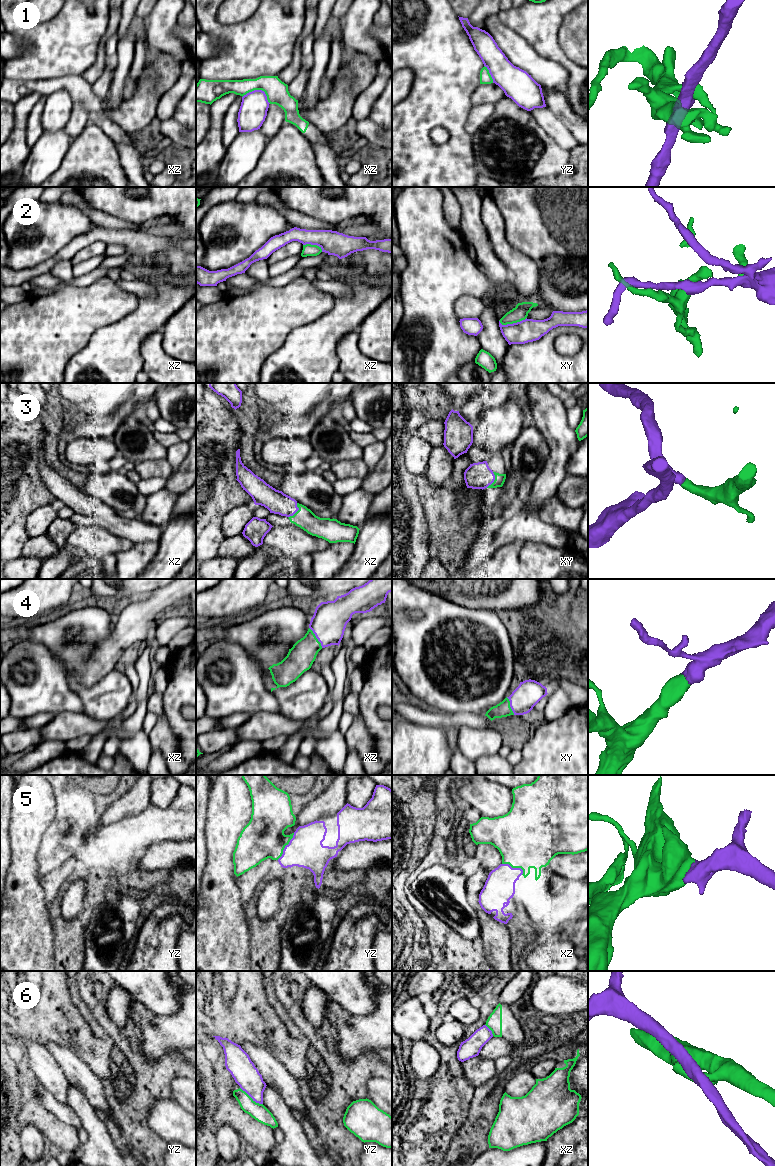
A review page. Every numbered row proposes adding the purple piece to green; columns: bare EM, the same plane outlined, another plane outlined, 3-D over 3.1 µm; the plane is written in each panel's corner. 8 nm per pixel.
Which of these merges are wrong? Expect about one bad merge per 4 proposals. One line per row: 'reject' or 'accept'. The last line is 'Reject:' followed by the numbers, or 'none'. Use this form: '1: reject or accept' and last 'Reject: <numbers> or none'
1: reject
2: reject
3: accept
4: accept
5: accept
6: reject
Reject: 1, 2, 6

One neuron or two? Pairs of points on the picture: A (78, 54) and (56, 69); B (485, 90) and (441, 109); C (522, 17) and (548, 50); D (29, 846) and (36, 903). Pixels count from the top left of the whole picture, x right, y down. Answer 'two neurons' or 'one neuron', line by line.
A: one neuron
B: two neurons
C: one neuron
D: one neuron

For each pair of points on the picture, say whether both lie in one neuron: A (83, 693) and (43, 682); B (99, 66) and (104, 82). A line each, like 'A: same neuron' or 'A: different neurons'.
A: different neurons
B: different neurons

